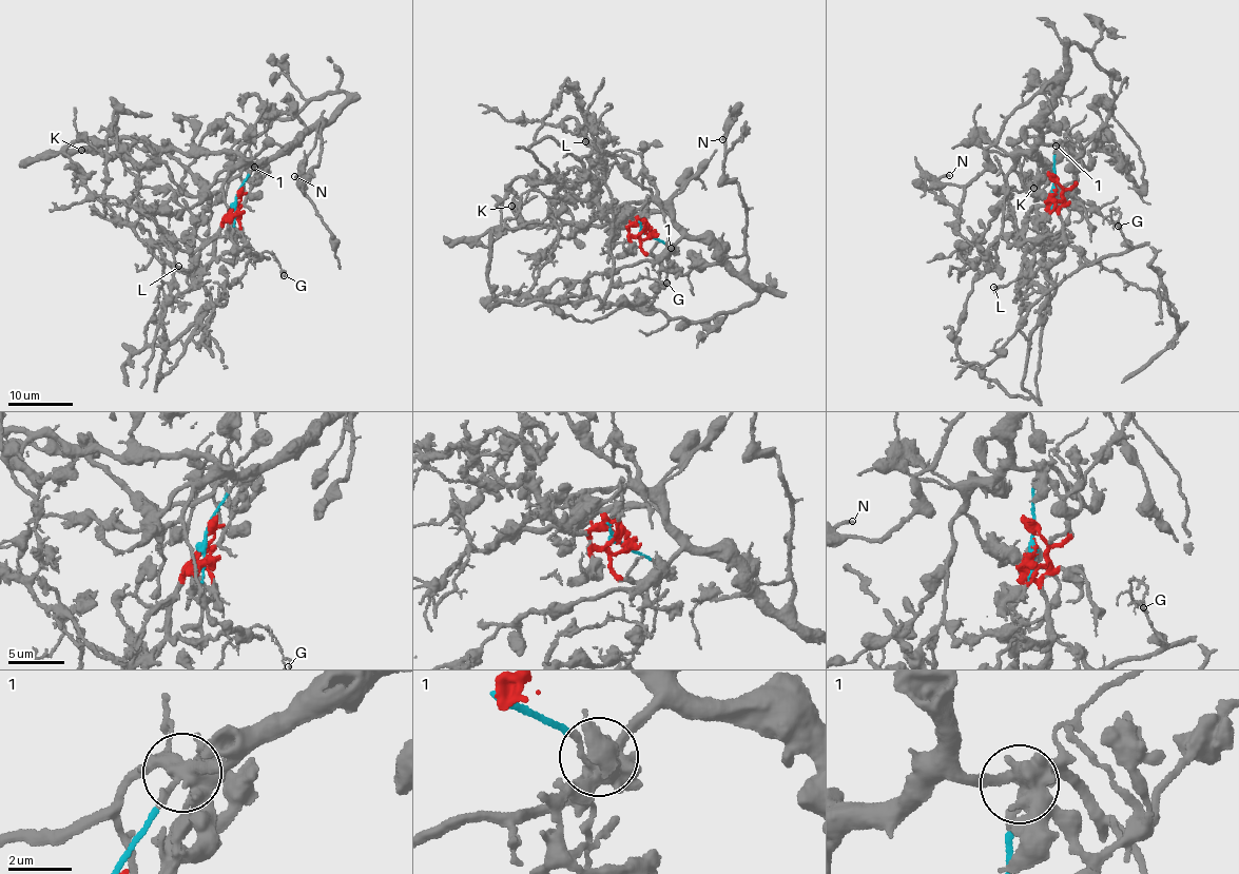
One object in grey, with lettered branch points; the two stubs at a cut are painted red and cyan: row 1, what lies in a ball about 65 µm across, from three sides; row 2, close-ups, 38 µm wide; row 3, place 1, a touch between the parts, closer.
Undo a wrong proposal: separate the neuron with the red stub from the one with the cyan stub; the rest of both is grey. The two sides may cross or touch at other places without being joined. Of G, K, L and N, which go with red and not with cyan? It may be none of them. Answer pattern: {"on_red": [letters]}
{"on_red": ["G", "L"]}

